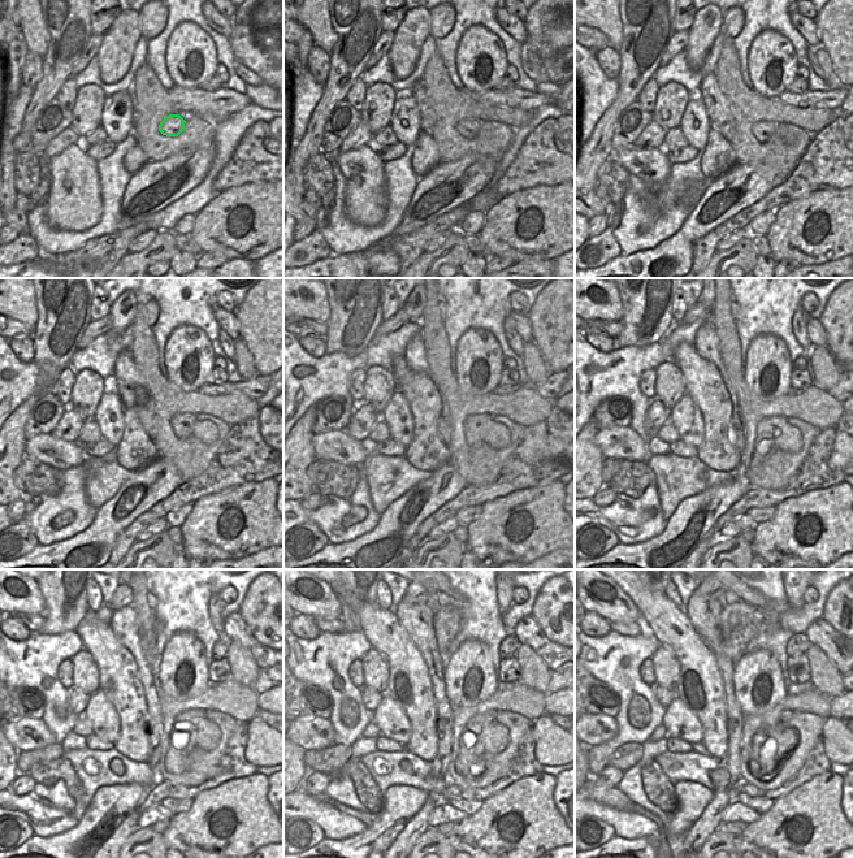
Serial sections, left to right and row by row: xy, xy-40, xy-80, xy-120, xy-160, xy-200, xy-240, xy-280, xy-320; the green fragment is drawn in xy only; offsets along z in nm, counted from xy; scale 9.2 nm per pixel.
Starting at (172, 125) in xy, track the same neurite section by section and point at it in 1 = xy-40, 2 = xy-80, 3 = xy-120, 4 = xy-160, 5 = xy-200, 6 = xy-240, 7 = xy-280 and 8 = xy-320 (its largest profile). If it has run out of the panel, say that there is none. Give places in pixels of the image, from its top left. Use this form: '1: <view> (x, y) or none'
1: xy-40 (468, 128)
2: xy-80 (762, 130)
3: xy-120 (182, 424)
4: xy-160 (475, 425)
5: xy-200 (766, 429)
6: xy-240 (183, 720)
7: xy-280 (476, 722)
8: xy-320 (784, 715)

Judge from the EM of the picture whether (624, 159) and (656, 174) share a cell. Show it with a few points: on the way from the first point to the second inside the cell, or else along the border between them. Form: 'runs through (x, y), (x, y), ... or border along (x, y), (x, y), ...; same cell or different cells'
runs through (632, 159), (650, 167); same cell

